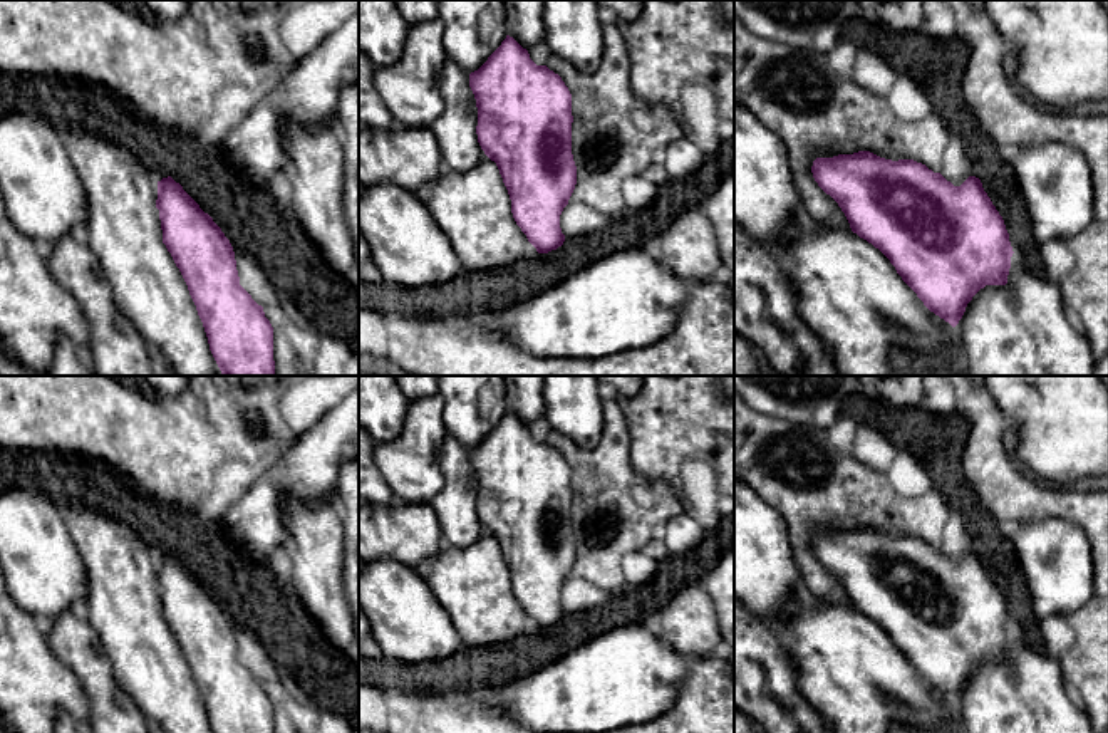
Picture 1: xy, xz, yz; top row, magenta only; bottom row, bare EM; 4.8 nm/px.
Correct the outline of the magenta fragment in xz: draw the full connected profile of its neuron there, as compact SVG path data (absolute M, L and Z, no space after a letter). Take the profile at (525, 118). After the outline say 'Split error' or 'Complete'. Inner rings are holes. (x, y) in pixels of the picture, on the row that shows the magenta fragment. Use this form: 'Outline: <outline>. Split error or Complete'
Outline: M510 35L469 74L469 87L478 107L478 143L500 169L516 225L538 253L557 250L565 242L560 215L577 185L568 87L546 65L536 65L528 50Z. Complete

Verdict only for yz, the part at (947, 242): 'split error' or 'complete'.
complete

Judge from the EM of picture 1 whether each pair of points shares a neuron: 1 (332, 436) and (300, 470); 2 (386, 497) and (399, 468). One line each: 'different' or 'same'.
1: same
2: different

